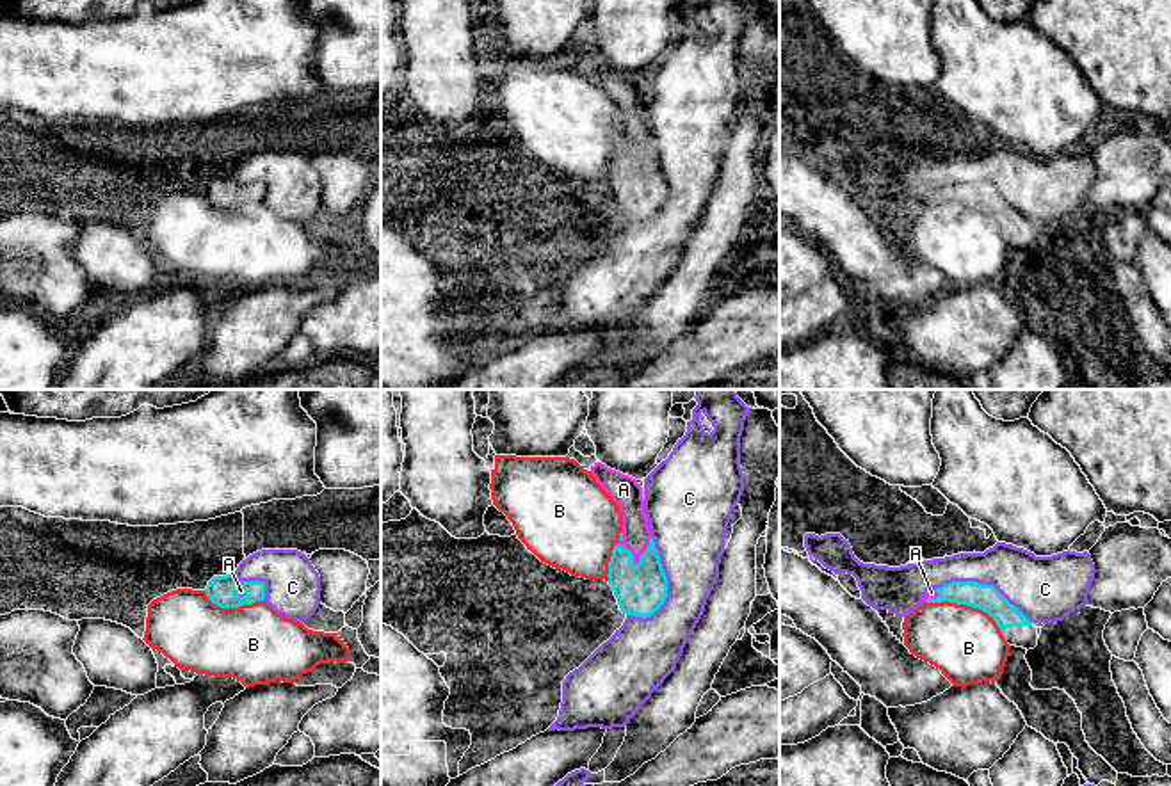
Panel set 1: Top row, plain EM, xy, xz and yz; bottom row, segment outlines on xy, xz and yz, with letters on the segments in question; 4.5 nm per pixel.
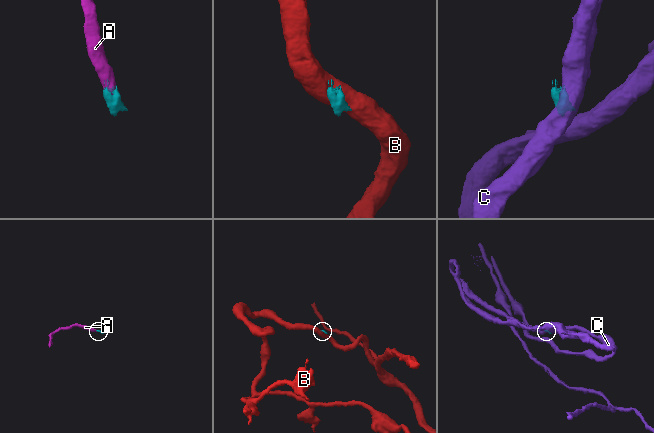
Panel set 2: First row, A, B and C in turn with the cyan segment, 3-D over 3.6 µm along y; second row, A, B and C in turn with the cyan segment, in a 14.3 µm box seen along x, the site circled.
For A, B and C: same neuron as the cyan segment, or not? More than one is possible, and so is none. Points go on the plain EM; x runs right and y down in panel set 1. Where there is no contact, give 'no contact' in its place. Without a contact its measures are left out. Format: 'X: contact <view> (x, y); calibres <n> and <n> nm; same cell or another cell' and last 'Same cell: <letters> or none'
A: contact xz (623, 150); calibres 240 and 140 nm; same cell
B: contact yz (965, 205); calibres 120 and 320 nm; another cell
C: contact xz (666, 182); calibres 240 and 320 nm; another cell
Same cell: A

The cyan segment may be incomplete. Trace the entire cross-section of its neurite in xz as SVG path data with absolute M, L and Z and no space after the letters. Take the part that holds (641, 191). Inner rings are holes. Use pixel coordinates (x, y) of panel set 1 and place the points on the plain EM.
M602 64L591 68L591 76L623 116L623 133L609 164L609 187L623 215L651 219L667 199L667 180L644 116L642 89Z

